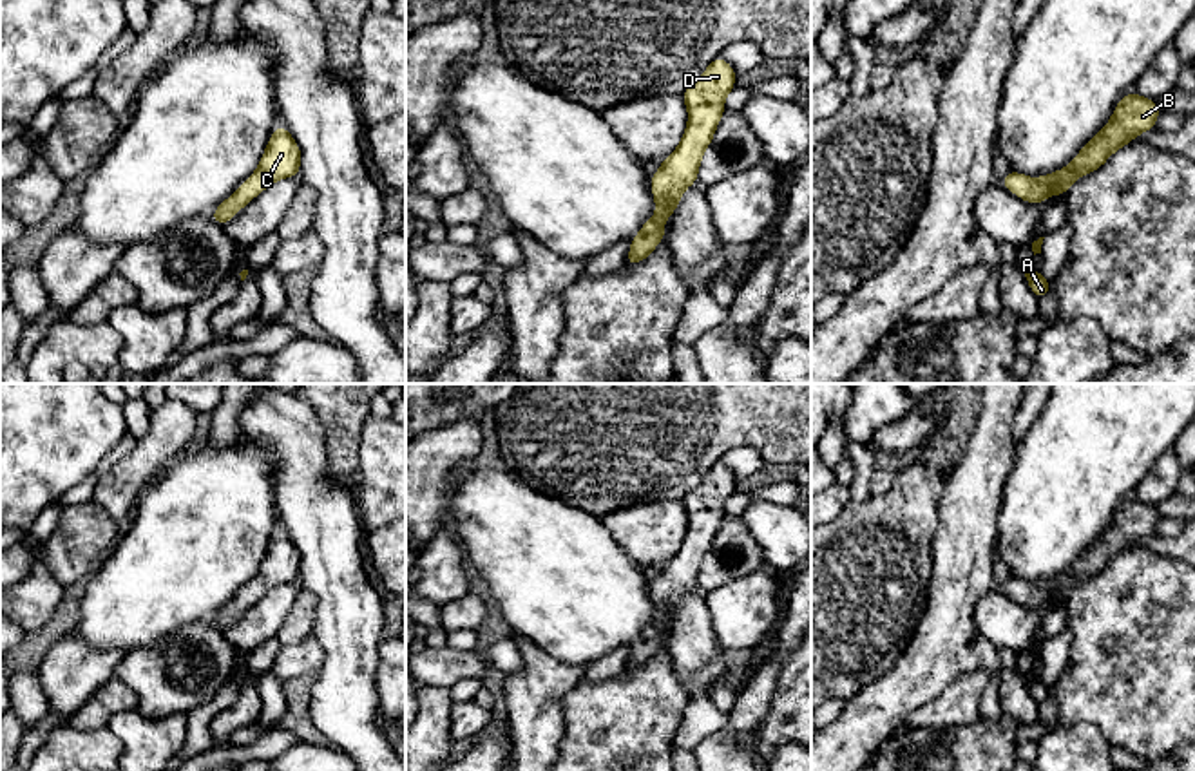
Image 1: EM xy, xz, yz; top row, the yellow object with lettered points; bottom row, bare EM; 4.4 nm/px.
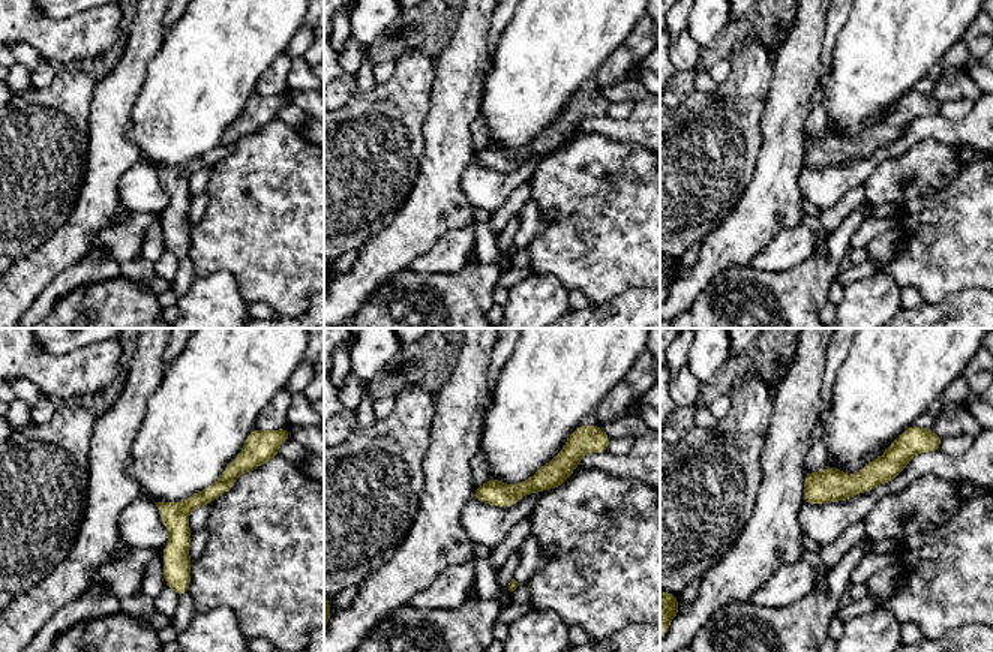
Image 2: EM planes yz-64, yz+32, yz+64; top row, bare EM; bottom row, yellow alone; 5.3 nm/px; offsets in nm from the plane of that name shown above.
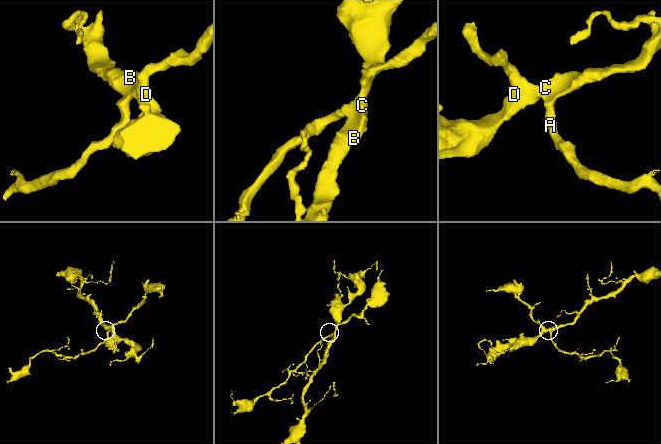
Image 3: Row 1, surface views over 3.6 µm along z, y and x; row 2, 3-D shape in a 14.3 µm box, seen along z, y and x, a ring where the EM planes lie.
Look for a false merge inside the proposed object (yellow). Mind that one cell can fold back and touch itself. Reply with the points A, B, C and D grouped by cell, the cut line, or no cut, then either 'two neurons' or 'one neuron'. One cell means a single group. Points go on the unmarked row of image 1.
A B C D; no cut; one neuron

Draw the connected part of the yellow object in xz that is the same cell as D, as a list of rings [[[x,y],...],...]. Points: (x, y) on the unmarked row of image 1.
[[[721,462],[681,501],[688,516],[688,530],[677,554],[650,581],[655,621],[630,646],[626,670],[646,664],[664,642],[664,626],[675,617],[683,597],[697,588],[704,556],[713,545],[724,519],[724,503],[735,492],[735,476]]]

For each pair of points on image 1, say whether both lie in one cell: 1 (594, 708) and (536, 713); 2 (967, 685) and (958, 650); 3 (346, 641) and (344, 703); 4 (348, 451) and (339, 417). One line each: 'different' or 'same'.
1: different
2: different
3: same
4: same

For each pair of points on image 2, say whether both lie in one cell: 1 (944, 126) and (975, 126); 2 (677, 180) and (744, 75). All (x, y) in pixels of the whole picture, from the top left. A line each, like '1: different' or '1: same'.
1: same
2: same

